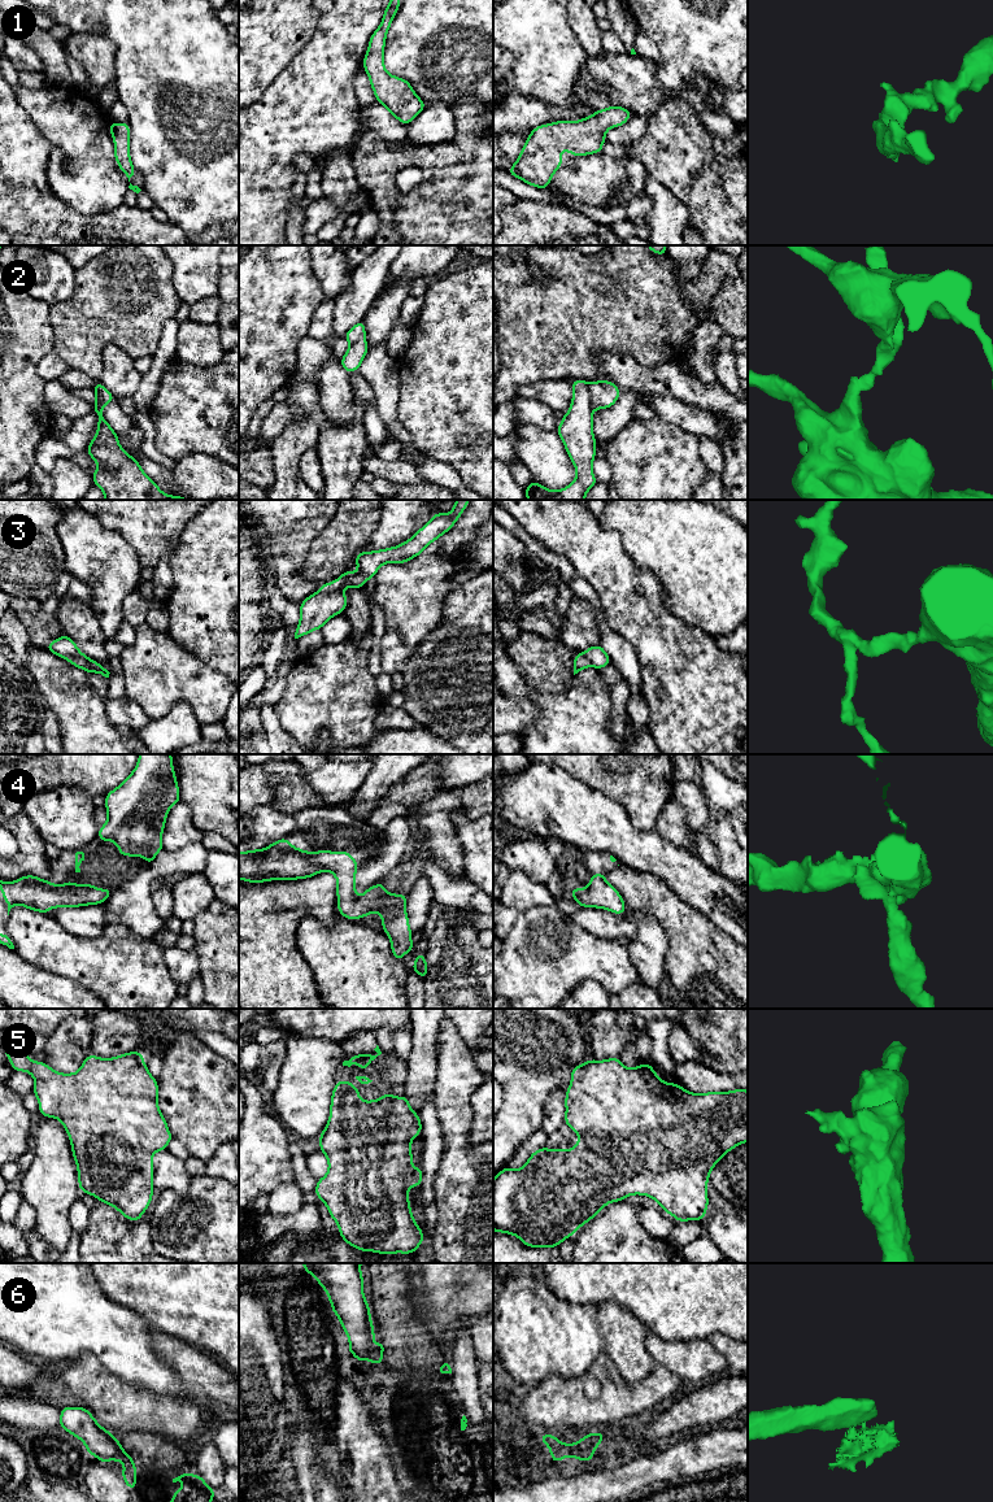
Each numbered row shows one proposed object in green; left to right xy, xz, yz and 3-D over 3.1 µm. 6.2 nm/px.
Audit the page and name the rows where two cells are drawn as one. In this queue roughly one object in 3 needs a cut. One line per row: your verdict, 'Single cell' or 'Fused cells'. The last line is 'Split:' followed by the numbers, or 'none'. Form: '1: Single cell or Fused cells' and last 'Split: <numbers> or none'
1: Single cell
2: Fused cells
3: Single cell
4: Single cell
5: Single cell
6: Fused cells
Split: 2, 6

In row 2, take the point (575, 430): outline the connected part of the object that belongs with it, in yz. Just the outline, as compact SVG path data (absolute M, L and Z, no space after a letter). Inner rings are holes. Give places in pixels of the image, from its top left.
M584 379L572 380L570 410L563 414L557 432L575 466L576 478L559 491L548 489L532 480L524 488L527 500L585 500L587 492L597 484L592 469L597 447L592 415L589 384Z

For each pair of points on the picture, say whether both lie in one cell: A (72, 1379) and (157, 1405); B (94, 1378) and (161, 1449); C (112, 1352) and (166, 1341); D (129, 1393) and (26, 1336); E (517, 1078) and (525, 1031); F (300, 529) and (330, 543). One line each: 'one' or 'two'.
A: one
B: two
C: two
D: two
E: one
F: two

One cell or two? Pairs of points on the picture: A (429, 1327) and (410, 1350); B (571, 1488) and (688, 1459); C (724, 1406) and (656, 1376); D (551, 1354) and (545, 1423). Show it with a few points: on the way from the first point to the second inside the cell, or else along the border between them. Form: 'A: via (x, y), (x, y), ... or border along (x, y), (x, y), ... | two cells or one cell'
A: border along (419, 1337), (435, 1340), (443, 1346) | two cells
B: via (600, 1488), (621, 1481), (647, 1468), (660, 1466) | one cell
C: border along (687, 1387), (674, 1397) | two cells
D: border along (580, 1375), (548, 1375), (530, 1388) | two cells

